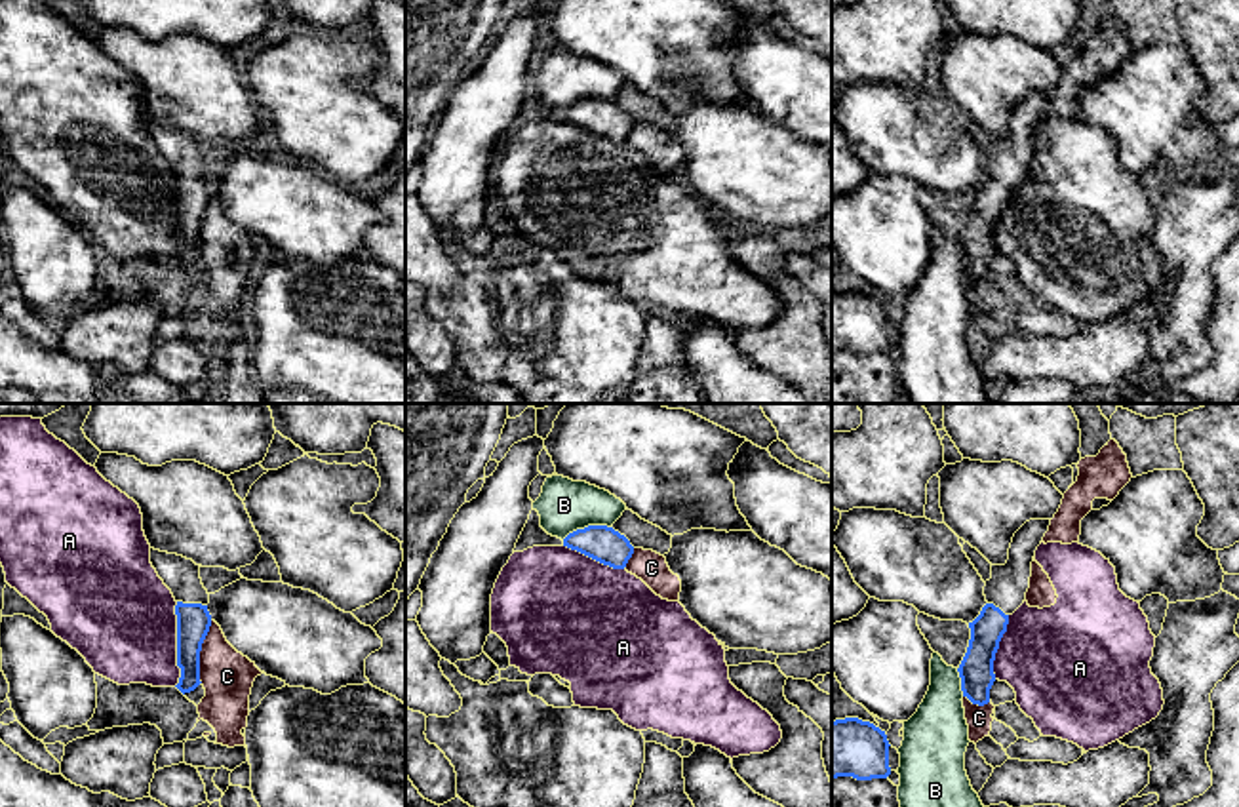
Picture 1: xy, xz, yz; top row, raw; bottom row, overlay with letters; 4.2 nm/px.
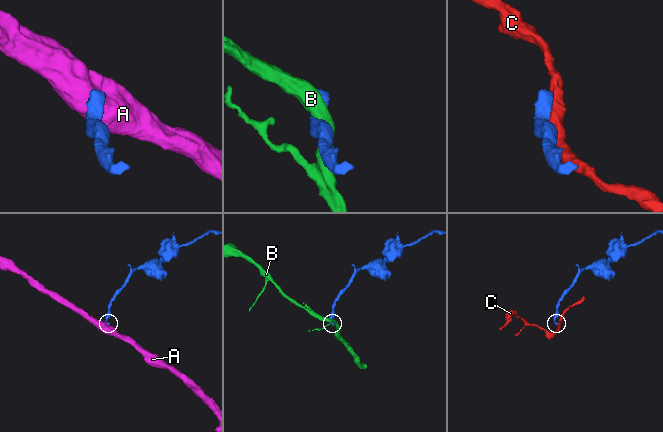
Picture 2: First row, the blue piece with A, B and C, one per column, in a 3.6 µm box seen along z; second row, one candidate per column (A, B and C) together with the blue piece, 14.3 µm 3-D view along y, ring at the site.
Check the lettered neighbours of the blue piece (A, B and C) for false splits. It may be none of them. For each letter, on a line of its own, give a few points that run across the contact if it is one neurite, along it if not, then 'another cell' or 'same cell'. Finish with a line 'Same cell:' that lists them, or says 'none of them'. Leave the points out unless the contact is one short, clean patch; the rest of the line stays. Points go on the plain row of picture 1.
A: line xy (177, 176), (176, 238), (179, 254), (174, 259); another cell
B: another cell
C: line xy (212, 195), (200, 225), (200, 255); another cell
Same cell: none of them

